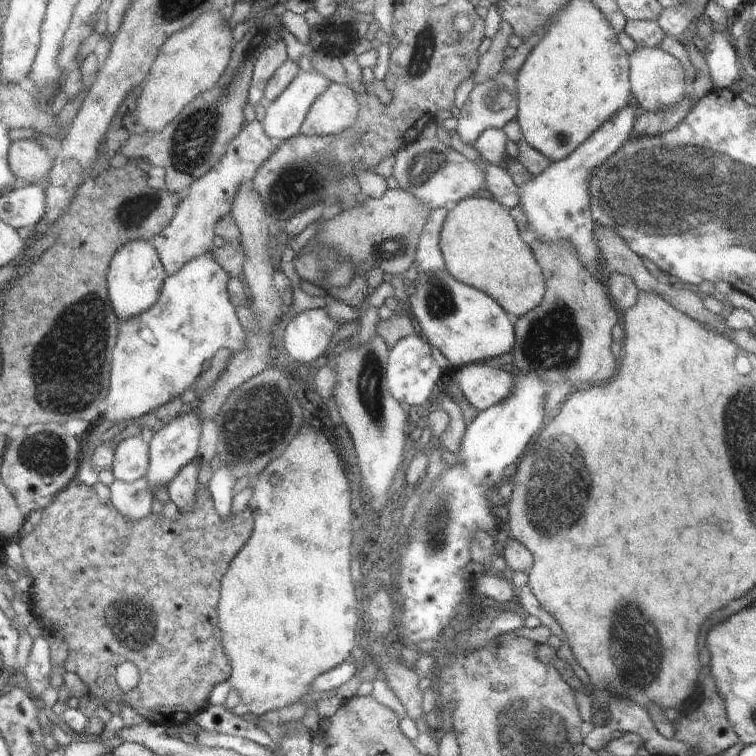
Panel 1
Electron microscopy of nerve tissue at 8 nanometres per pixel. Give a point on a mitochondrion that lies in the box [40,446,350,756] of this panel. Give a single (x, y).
(130, 615)

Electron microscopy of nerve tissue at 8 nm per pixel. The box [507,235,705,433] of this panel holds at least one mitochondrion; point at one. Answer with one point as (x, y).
(551, 343)

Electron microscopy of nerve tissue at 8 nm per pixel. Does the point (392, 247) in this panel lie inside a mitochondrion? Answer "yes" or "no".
yes

